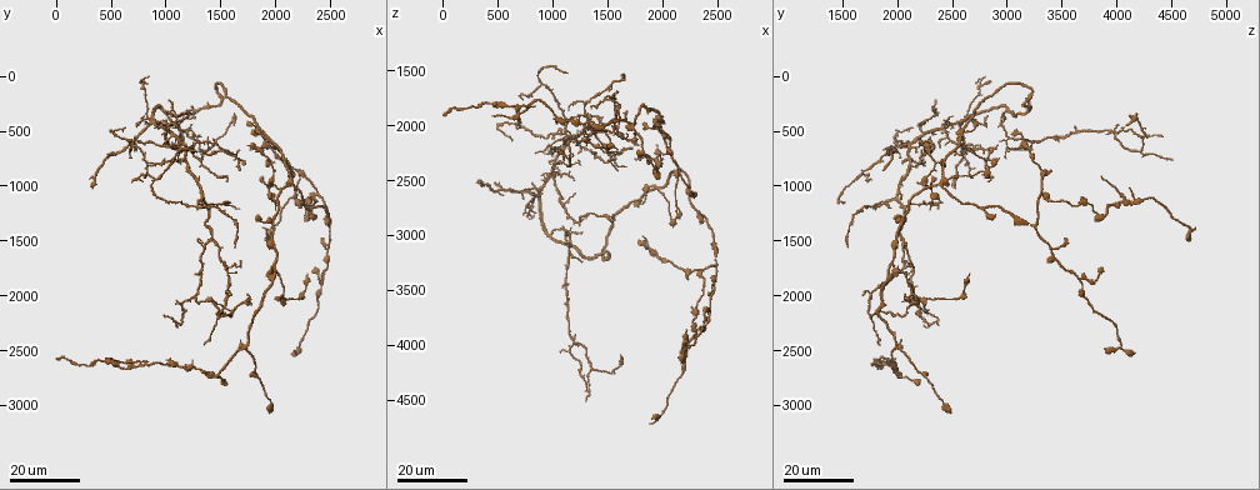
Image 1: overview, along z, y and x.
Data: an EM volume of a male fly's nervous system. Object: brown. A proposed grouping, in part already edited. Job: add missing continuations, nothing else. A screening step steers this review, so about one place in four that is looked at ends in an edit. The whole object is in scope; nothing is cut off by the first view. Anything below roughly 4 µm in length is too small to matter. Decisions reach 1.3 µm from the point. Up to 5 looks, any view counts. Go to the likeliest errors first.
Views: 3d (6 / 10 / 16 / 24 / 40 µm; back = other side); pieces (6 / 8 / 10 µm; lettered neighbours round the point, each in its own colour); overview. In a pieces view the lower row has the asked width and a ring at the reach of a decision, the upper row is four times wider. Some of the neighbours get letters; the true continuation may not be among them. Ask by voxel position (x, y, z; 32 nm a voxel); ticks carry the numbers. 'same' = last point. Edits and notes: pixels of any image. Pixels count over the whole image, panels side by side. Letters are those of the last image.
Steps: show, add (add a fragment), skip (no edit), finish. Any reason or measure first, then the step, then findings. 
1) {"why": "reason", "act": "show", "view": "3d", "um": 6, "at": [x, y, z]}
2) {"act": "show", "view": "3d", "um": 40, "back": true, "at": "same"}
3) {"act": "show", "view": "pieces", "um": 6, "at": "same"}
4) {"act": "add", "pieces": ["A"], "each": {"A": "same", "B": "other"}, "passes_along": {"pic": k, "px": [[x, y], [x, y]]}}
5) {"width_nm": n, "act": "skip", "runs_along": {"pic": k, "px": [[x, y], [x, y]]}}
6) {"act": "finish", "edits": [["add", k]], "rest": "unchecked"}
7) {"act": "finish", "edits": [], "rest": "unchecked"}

{"why": "end of a long branch", "act": "show", "view": "3d", "um": 24, "at": [1680, 860, 1880]}

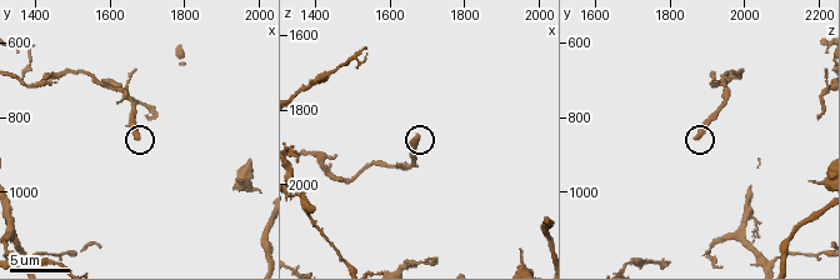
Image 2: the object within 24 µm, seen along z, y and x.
{"act": "show", "view": "pieces", "um": 6, "at": [1680, 860, 1870]}

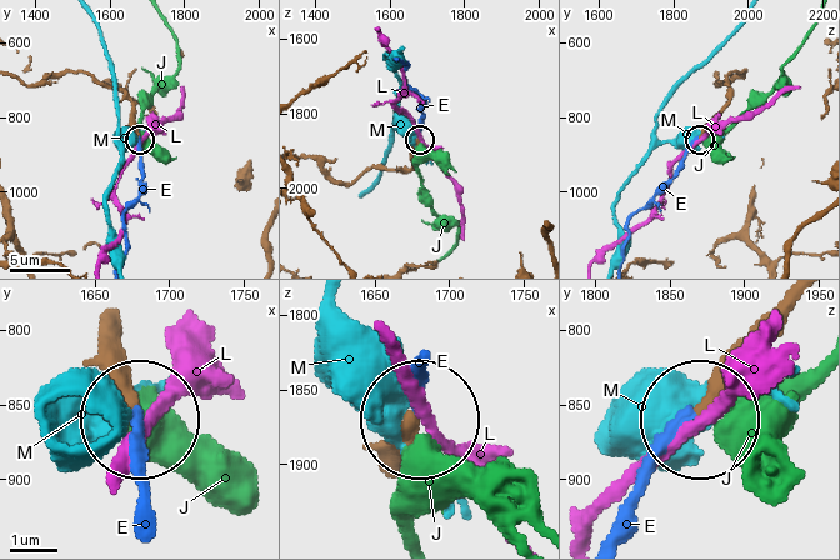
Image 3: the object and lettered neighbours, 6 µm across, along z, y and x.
{"act": "add", "pieces": ["E"], "each": {"E": "same", "J": "other", "L": "other", "M": "other"}, "found": "the neuron continues"}

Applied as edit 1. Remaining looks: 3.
{"act": "show", "view": "overview"}

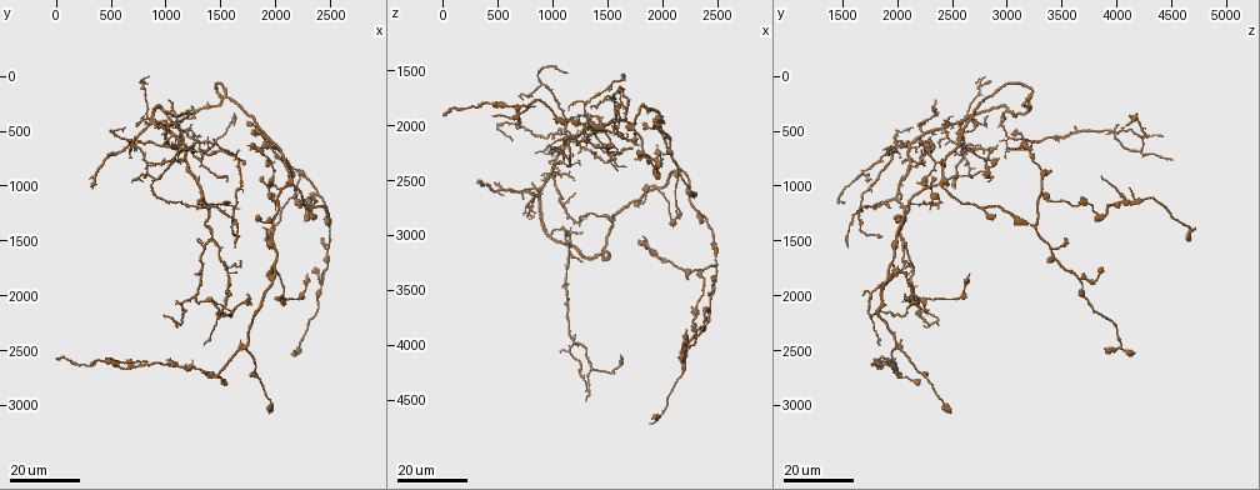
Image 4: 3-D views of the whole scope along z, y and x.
{"why": "an open end", "act": "show", "view": "3d", "um": 16, "at": [340, 1000, 2540]}

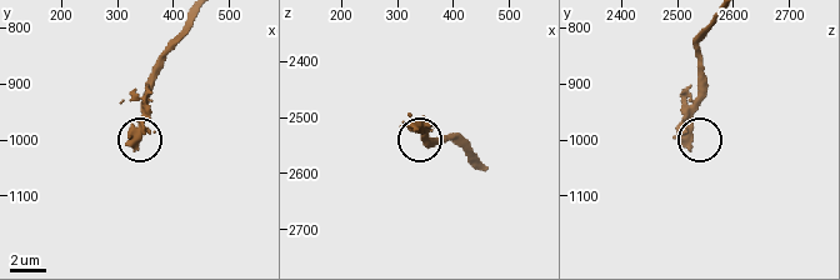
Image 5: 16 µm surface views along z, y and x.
{"why": "what lies round it", "act": "show", "view": "pieces", "um": 8, "at": [330, 1015, 2520]}

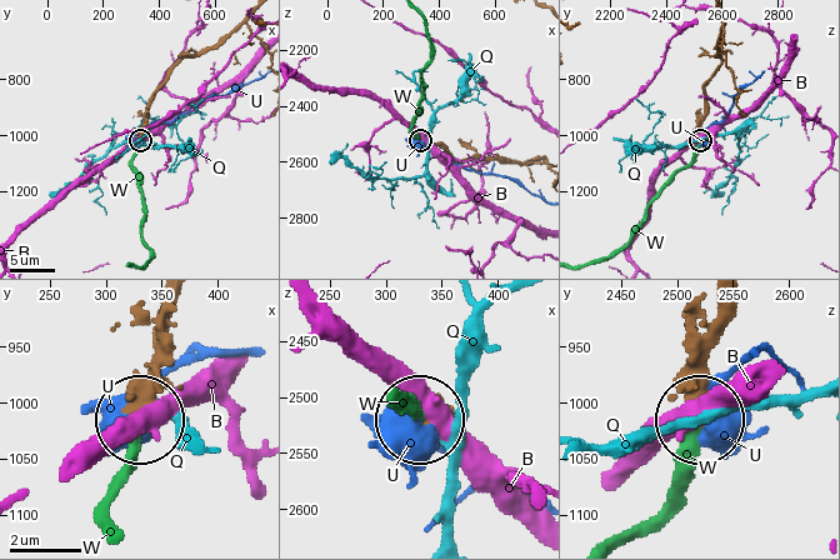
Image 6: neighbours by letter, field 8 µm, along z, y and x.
{"width_nm": 360, "act": "add", "pieces": ["W"], "each": {"B": "other", "Q": "other", "U": "other", "W": "same"}, "passes_along": {"pic": 6, "px": [[164, 325], [138, 456], [116, 493], [110, 528]]}, "found": "it goes on there"}

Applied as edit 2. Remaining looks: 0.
{"act": "finish", "edits": [["add", 3], ["add", 6]], "rest": "unchecked"}

